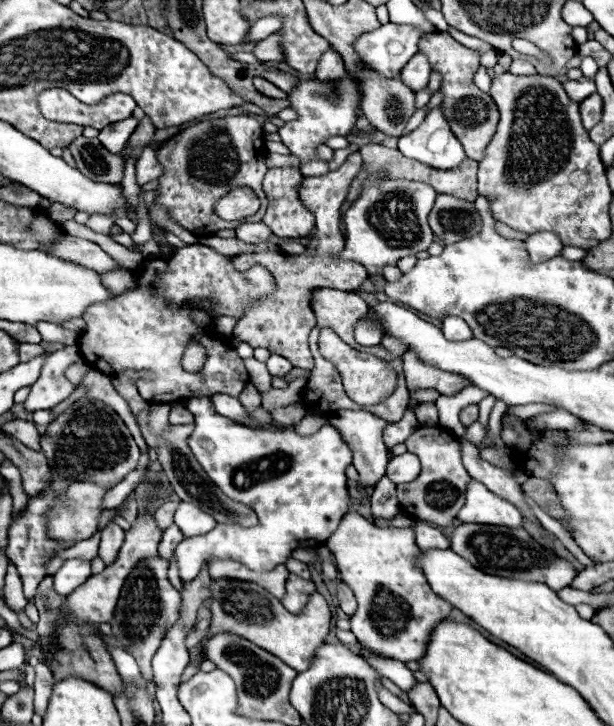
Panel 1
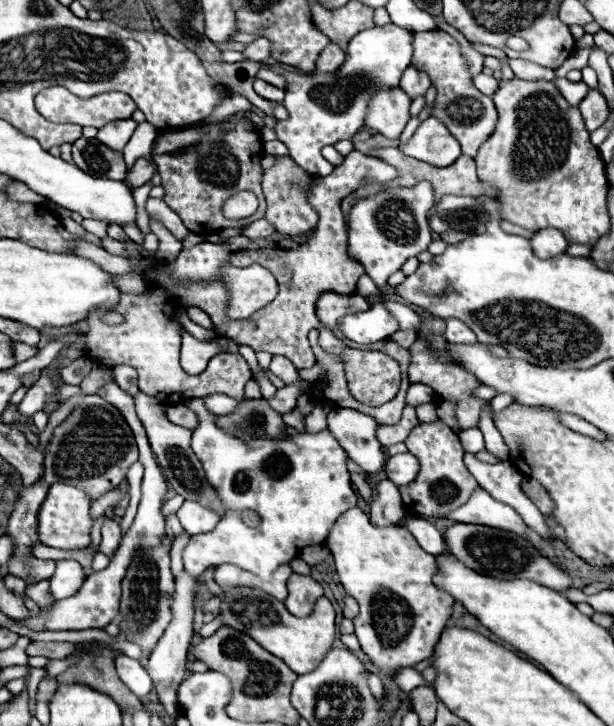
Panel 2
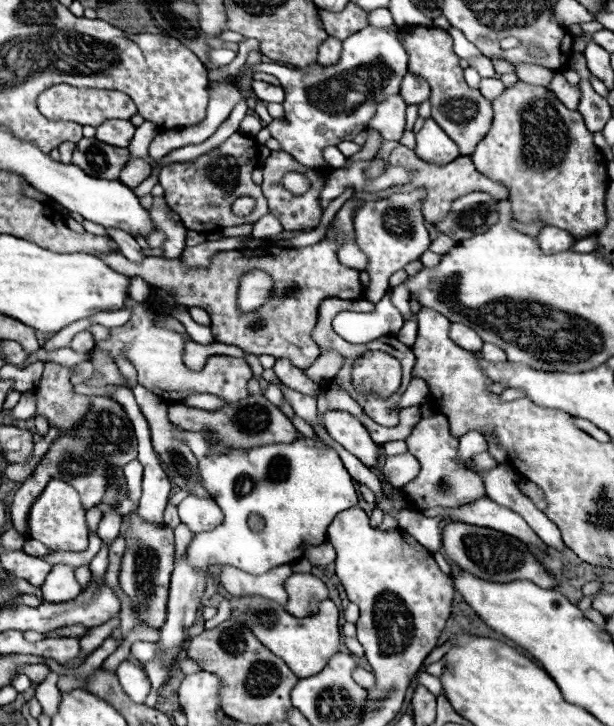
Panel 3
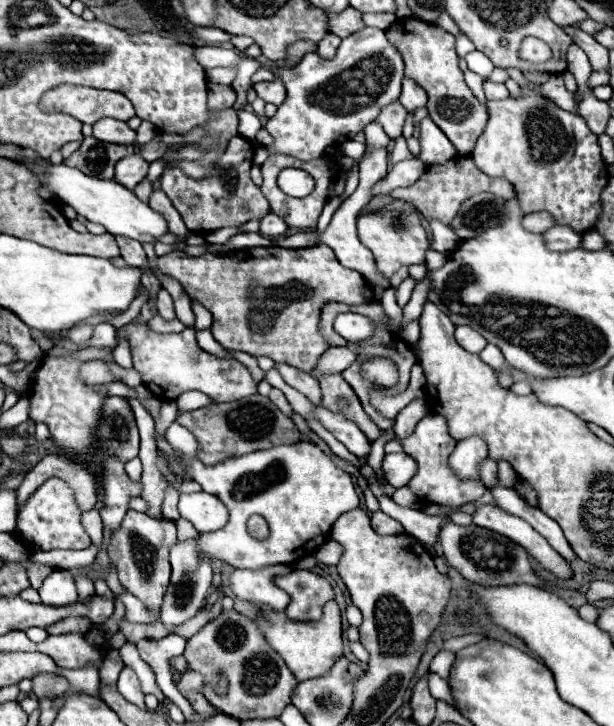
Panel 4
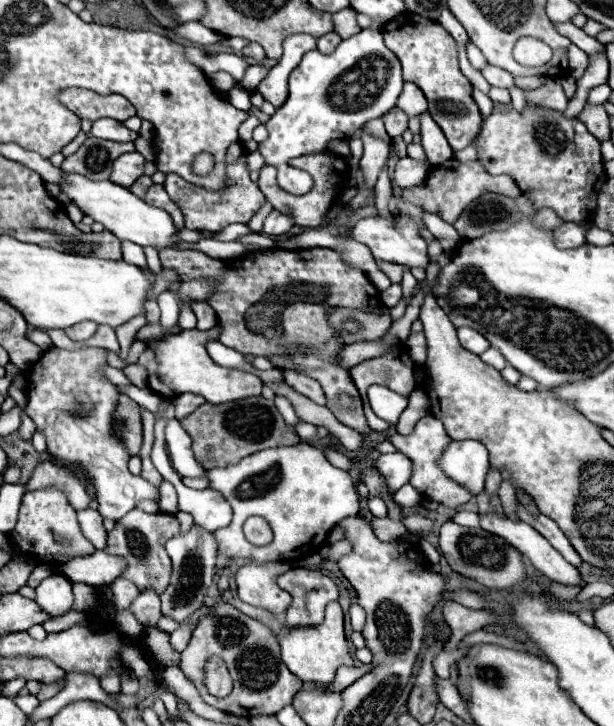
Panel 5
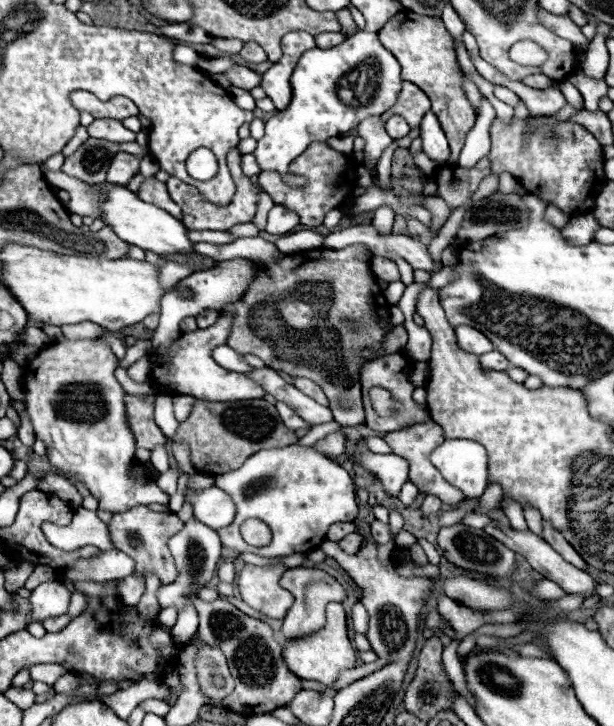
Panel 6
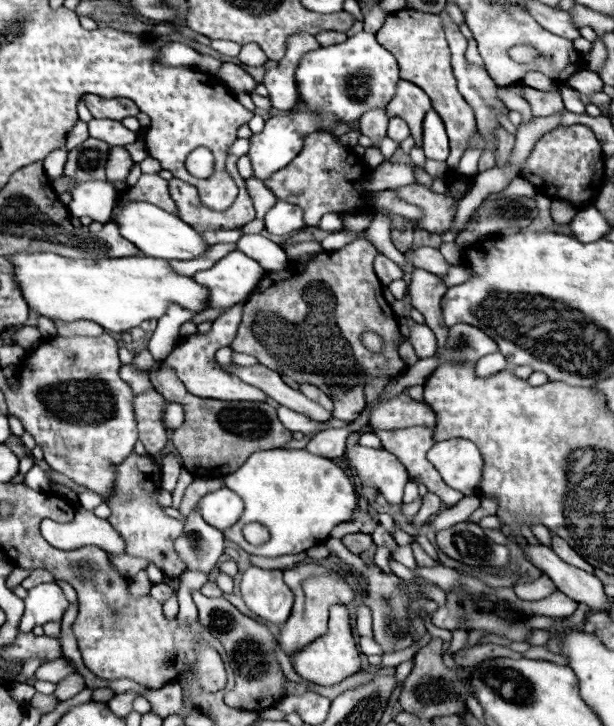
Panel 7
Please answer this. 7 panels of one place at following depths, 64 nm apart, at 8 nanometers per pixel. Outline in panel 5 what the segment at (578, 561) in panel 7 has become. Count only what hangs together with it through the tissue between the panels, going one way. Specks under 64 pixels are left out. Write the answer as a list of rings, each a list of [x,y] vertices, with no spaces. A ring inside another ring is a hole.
[[[522,506],[518,508],[518,516],[520,516],[520,520],[522,522],[528,522],[530,526],[534,526],[570,564],[574,564],[574,566],[580,566],[582,564],[582,558],[576,554],[576,550],[572,548],[572,544],[568,542],[568,538],[564,536],[564,532],[556,526],[556,522],[552,522],[550,518],[546,518],[546,516],[530,516]]]

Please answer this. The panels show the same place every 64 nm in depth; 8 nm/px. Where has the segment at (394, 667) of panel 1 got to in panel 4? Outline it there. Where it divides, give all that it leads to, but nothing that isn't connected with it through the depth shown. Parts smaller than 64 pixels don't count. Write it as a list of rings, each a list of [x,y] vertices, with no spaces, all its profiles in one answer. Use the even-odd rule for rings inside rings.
[[[430,674],[428,676],[428,684],[430,684],[430,692],[432,692],[432,696],[436,700],[444,700],[450,706],[456,708],[456,702],[454,702],[454,696],[452,696],[452,690],[450,690],[450,684],[444,678],[440,678],[438,674]]]

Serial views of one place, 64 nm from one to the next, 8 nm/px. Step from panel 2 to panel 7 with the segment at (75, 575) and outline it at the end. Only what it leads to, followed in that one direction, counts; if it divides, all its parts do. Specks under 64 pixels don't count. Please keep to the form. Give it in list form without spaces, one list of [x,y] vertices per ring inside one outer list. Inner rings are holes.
[[[54,582],[50,584],[38,584],[28,590],[28,596],[24,598],[26,610],[19,624],[20,632],[30,632],[34,626],[44,626],[46,622],[62,620],[68,600],[62,592],[62,588]]]

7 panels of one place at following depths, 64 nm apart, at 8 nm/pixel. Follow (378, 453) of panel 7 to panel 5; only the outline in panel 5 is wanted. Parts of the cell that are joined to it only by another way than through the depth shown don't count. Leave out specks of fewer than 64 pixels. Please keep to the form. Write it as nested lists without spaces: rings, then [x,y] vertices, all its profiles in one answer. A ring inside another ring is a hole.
[[[400,452],[380,454],[376,460],[376,470],[384,476],[386,486],[396,492],[400,486],[408,484],[412,474],[412,462]]]

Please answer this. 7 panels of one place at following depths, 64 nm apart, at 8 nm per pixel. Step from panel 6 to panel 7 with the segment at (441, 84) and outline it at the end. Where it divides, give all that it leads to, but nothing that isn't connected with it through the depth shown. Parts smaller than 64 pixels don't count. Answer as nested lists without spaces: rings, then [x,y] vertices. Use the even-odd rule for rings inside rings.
[[[408,8],[398,10],[386,18],[384,26],[376,32],[376,40],[384,48],[388,48],[394,54],[394,58],[398,60],[400,78],[414,82],[430,96],[432,108],[444,120],[444,126],[446,126],[448,138],[450,138],[450,156],[448,156],[446,164],[450,168],[456,168],[462,154],[468,148],[472,134],[476,132],[476,120],[474,120],[472,108],[466,104],[466,100],[462,98],[462,94],[456,88],[456,78],[454,78],[452,66],[450,66],[450,50],[448,50],[448,44],[444,38],[444,28],[442,28],[440,16],[424,14],[424,12],[408,10]]]

